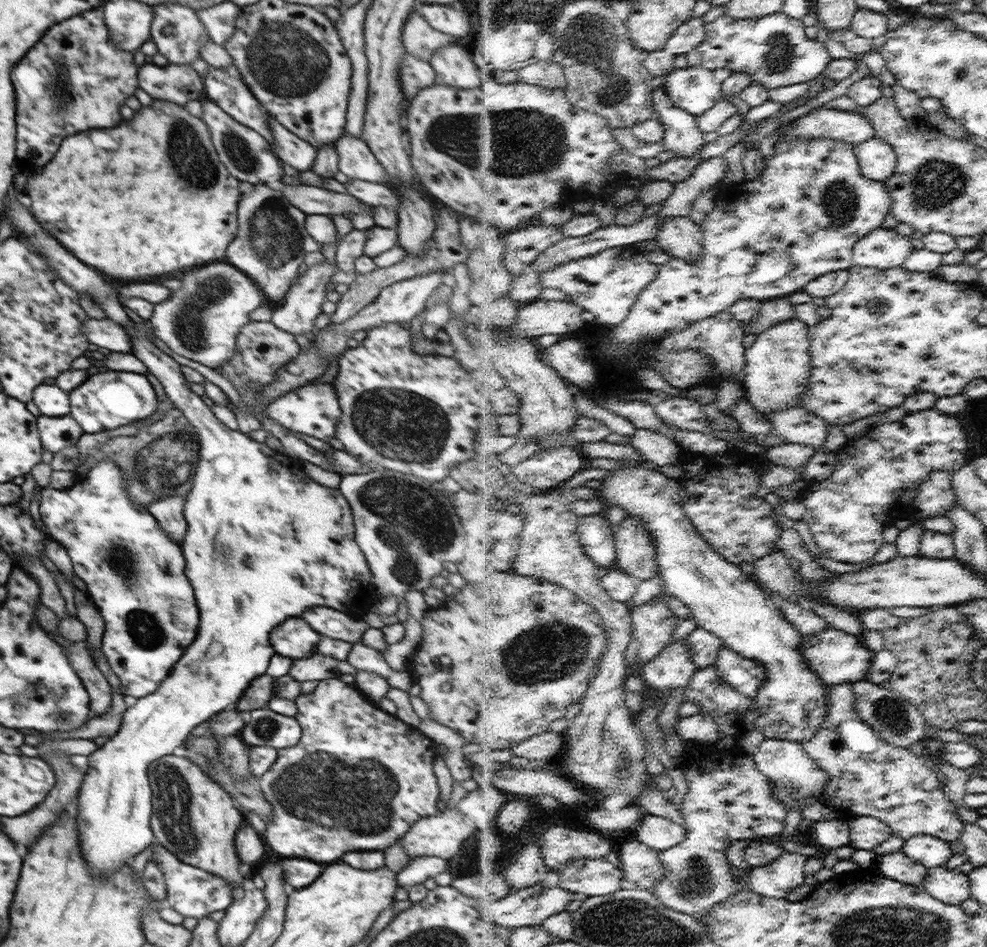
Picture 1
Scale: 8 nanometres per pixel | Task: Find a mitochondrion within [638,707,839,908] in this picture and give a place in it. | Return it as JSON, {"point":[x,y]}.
{"point":[696,880]}

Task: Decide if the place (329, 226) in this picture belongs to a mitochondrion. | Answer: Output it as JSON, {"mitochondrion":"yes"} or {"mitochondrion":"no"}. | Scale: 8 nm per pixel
{"mitochondrion":"no"}

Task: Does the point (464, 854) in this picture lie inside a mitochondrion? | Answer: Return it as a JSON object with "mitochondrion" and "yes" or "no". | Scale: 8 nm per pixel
{"mitochondrion":"yes"}

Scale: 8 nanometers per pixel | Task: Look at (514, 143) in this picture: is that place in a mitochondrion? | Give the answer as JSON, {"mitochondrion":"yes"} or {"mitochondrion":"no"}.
{"mitochondrion":"yes"}

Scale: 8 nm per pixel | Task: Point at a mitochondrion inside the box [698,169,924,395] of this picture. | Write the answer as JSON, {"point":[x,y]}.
{"point":[840,201]}

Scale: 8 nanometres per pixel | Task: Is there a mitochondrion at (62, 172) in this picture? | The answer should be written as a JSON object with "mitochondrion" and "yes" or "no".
{"mitochondrion":"no"}

